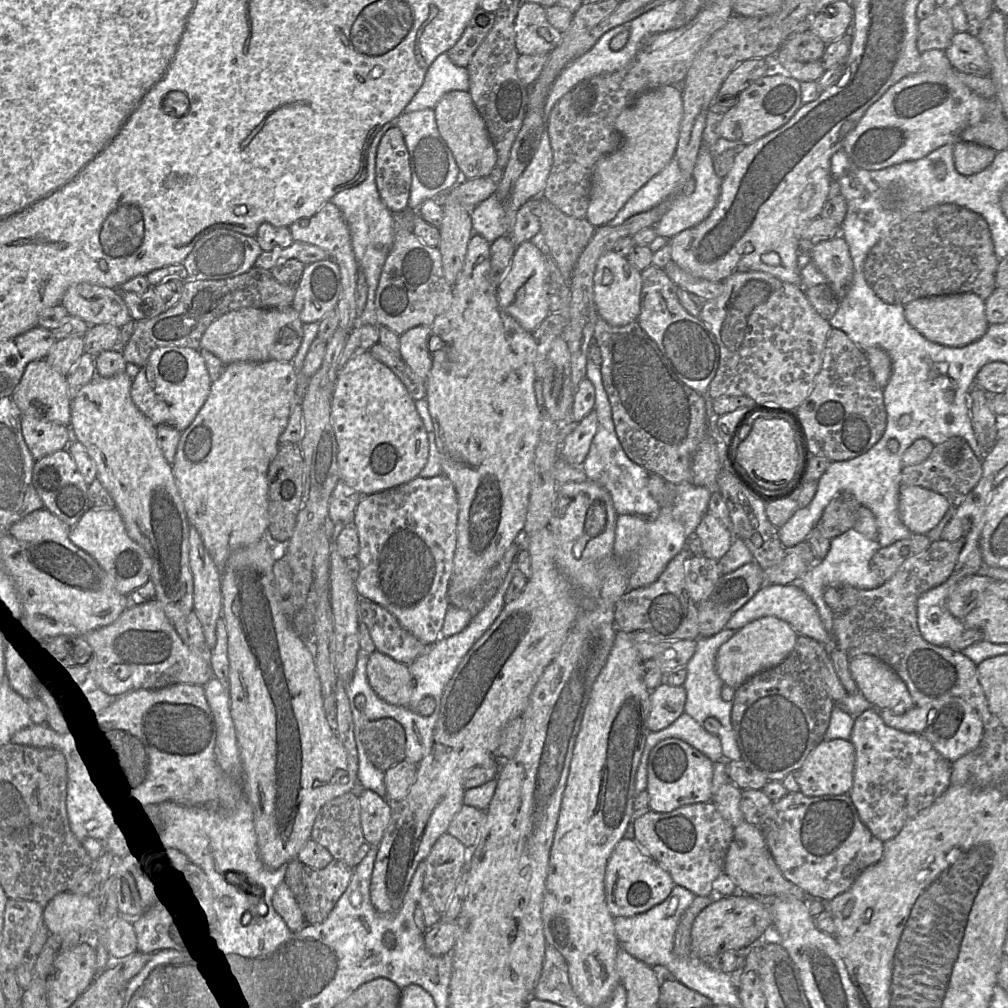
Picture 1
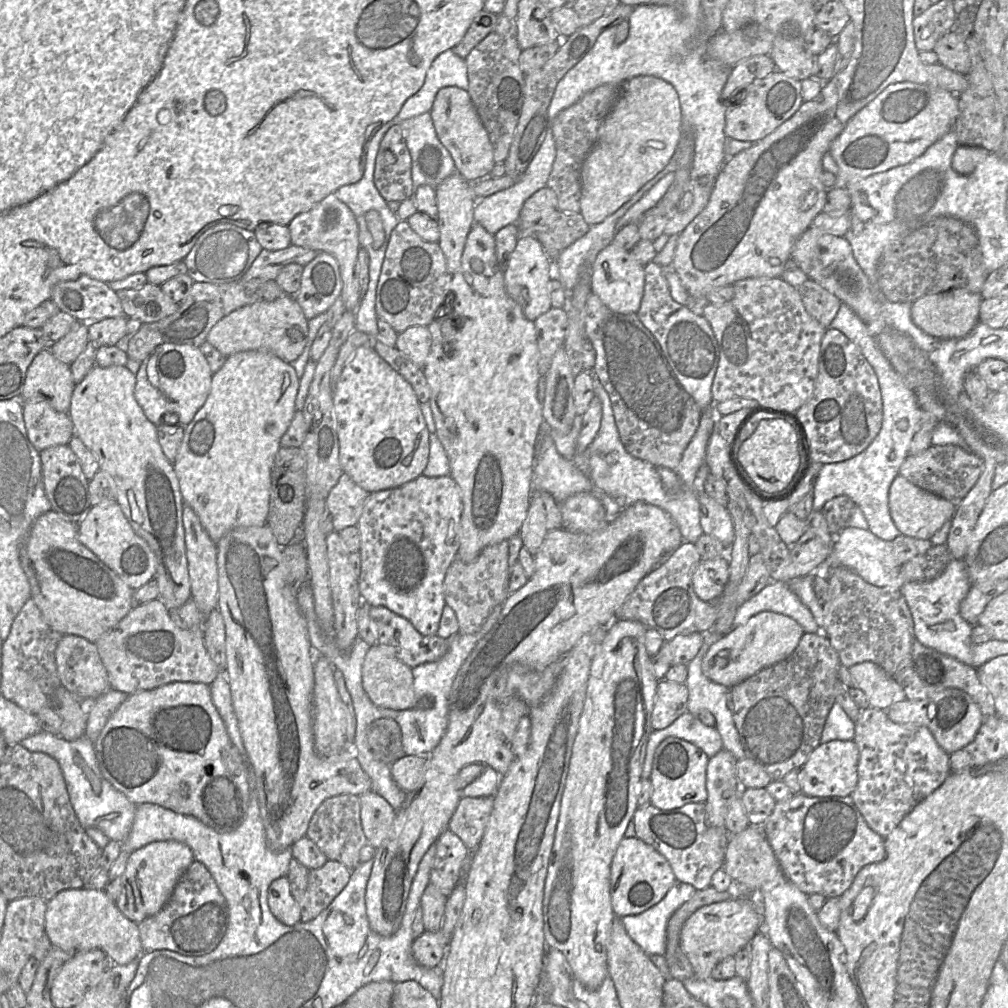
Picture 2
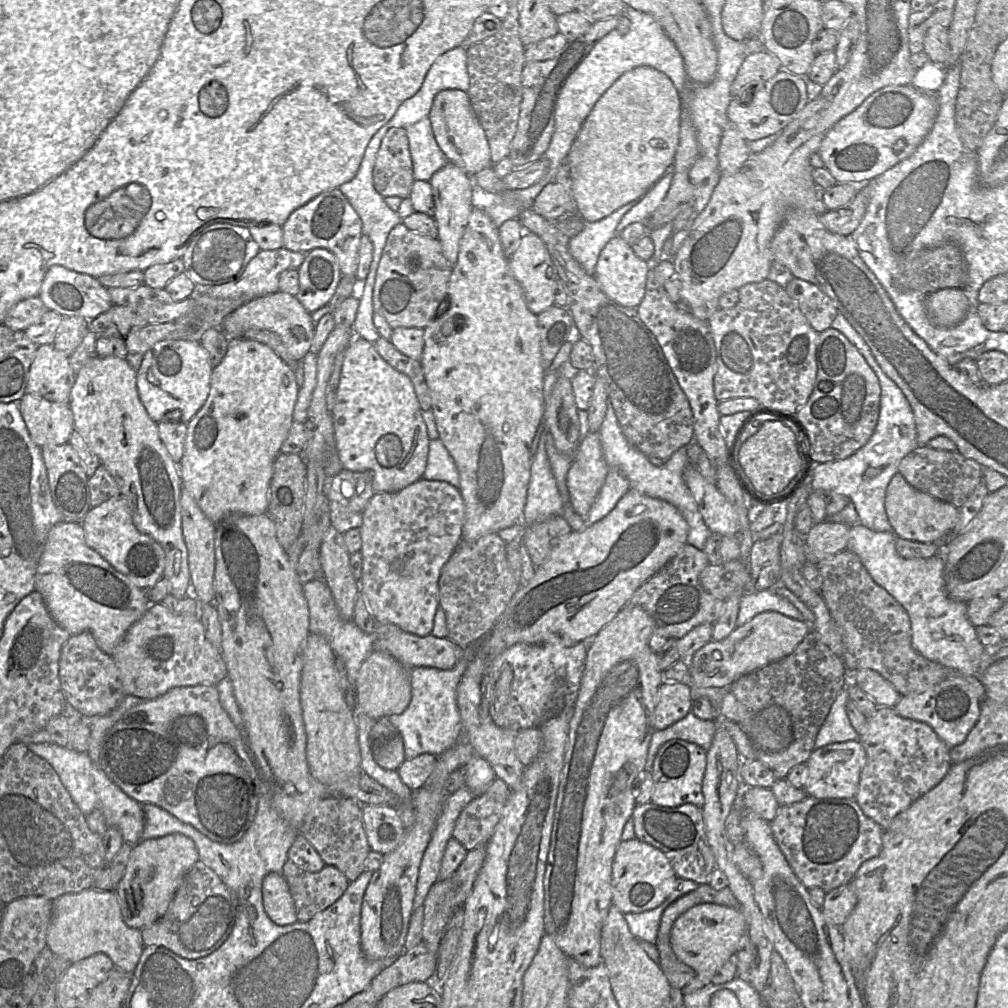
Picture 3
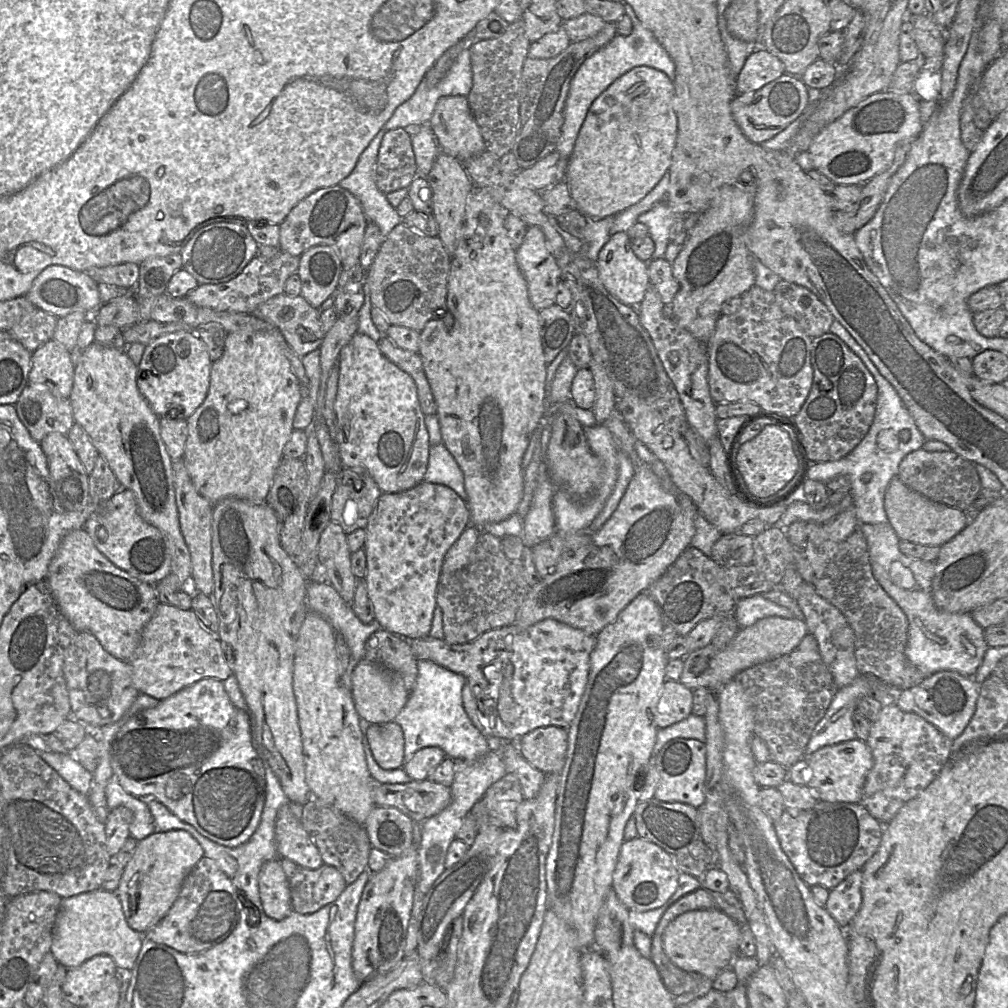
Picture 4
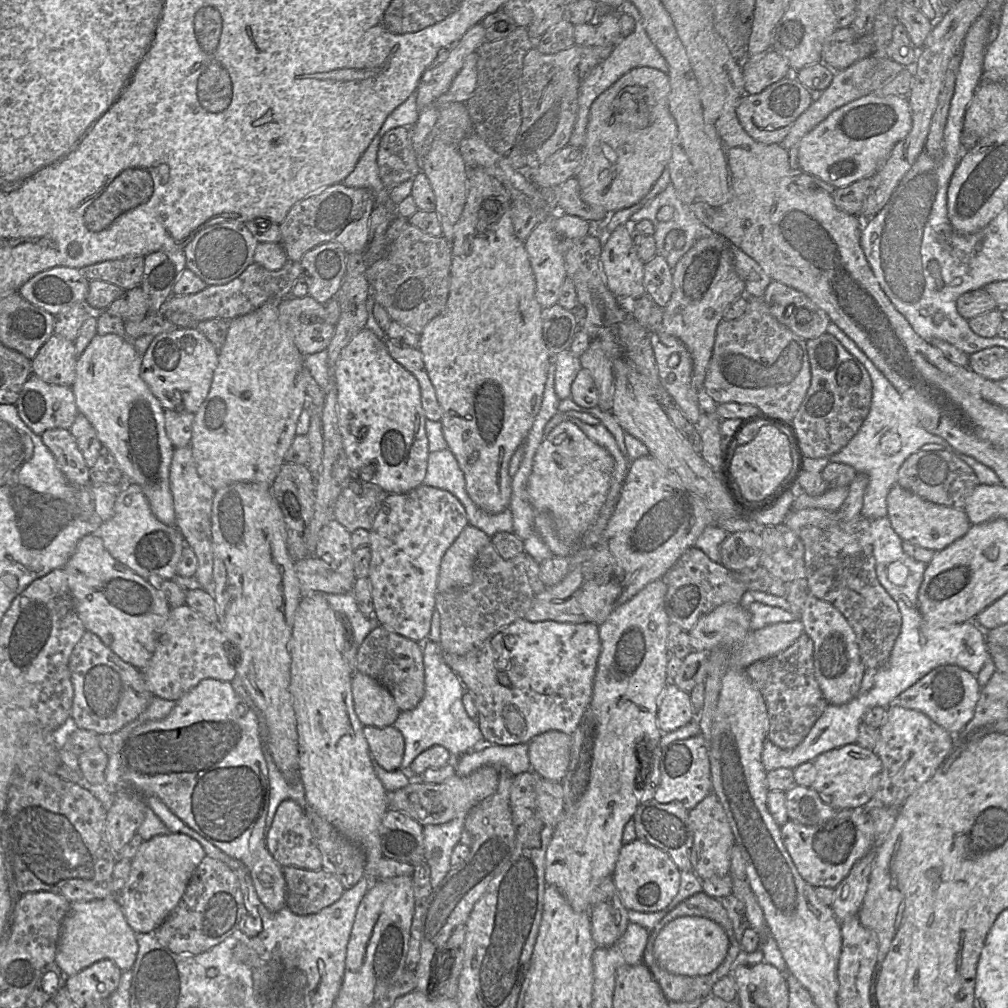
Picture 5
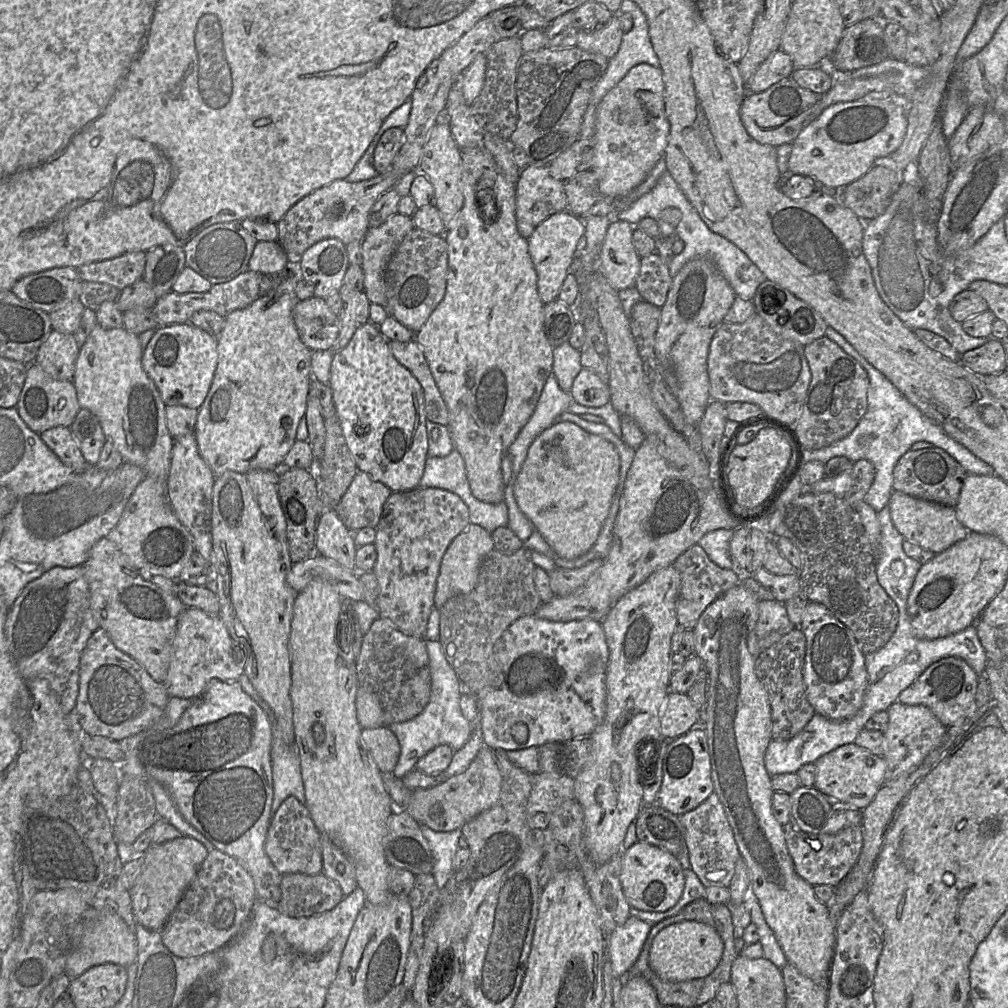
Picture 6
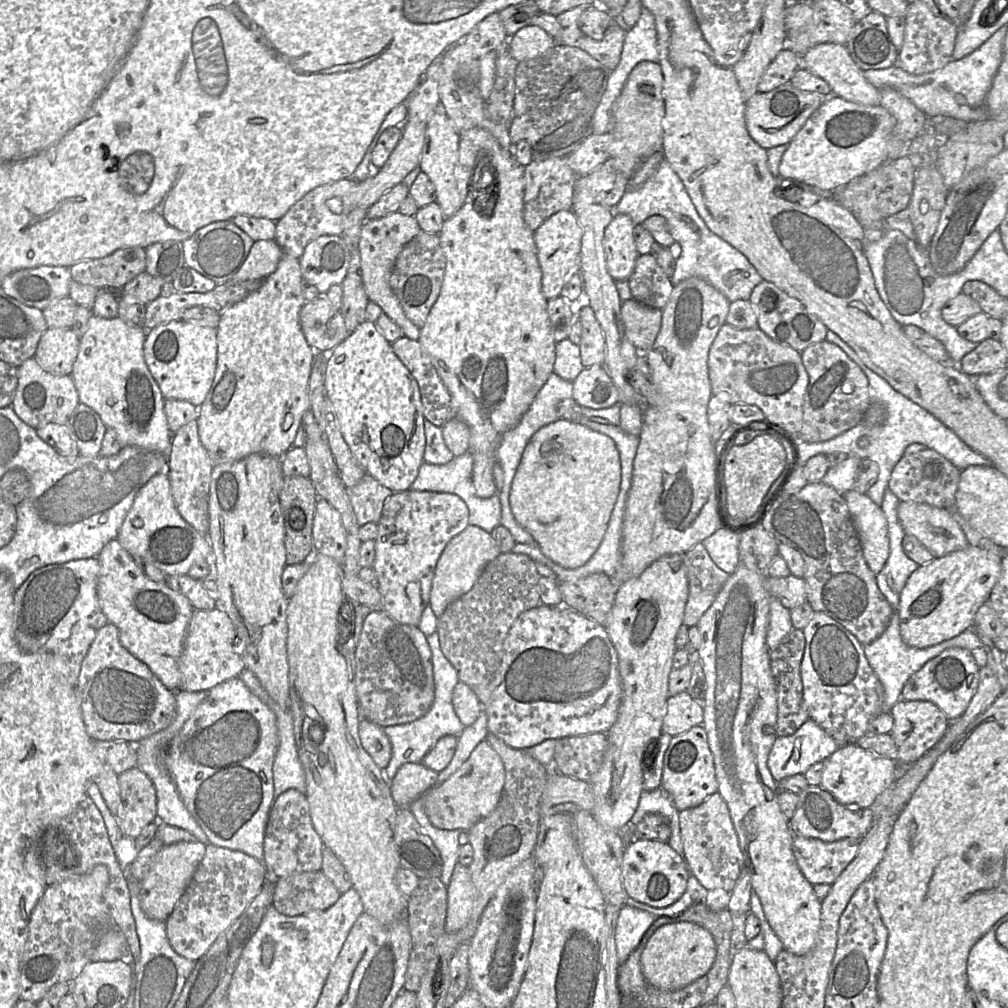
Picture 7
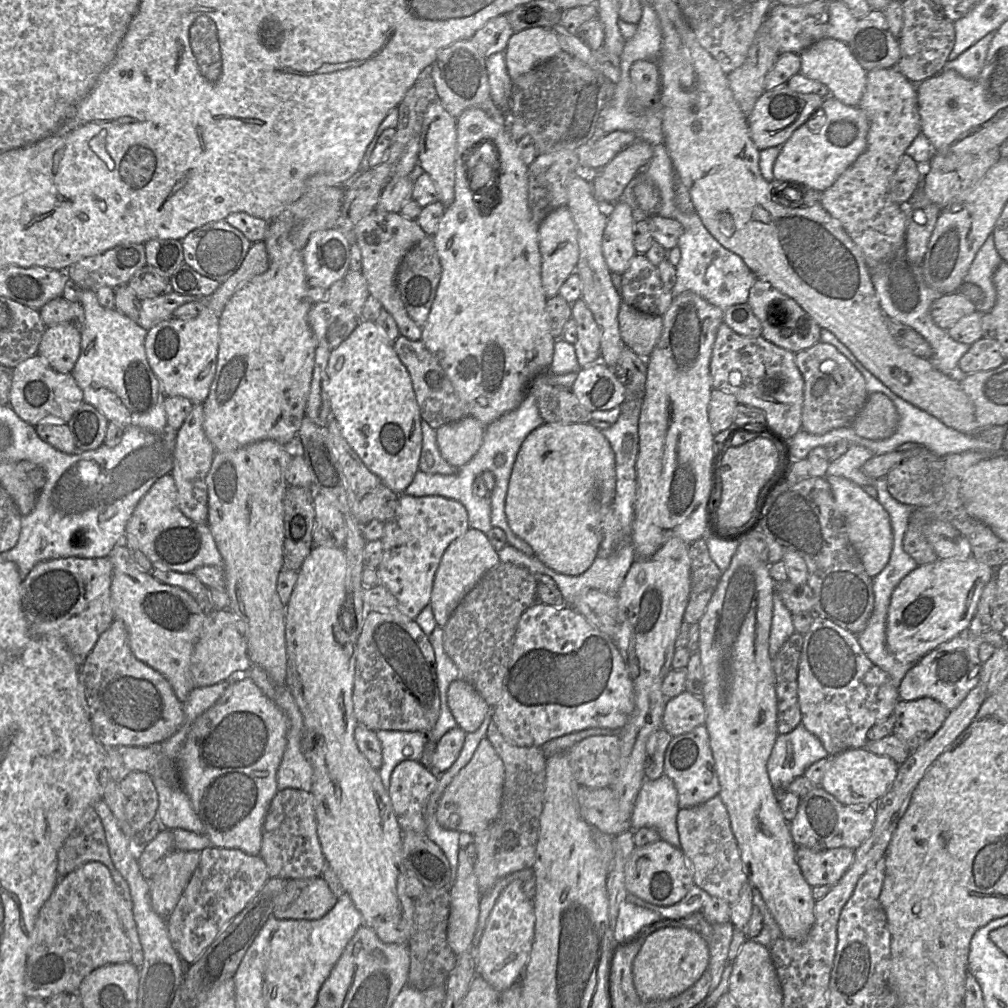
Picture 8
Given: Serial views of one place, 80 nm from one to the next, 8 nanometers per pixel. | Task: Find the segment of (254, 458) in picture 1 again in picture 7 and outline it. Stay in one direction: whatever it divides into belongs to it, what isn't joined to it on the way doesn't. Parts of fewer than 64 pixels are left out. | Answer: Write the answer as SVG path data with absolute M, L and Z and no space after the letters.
M283 254L276 270L263 280L261 287L244 300L228 307L220 314L217 328L217 368L214 380L205 401L199 407L198 430L202 445L207 450L214 465L239 461L253 453L266 453L275 457L283 454L293 446L298 428L303 425L303 412L308 402L308 380L311 373L315 351L307 343L302 332L299 311L305 300L301 289L302 274L299 259Z

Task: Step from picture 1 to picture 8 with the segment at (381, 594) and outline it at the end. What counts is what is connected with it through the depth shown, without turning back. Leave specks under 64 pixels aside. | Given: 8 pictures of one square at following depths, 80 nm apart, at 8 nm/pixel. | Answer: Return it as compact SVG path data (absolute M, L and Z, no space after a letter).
M399 494L392 518L384 523L380 539L383 554L377 568L380 583L397 600L397 612L415 619L430 604L435 574L443 554L469 528L468 512L456 500L437 495L414 497Z

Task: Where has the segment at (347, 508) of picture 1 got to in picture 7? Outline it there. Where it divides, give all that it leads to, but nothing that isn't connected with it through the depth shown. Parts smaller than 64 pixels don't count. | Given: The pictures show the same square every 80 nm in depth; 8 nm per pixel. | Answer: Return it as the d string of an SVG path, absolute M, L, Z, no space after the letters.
M365 474L353 487L348 489L350 502L359 526L368 522L378 523L384 501L394 493L371 475Z

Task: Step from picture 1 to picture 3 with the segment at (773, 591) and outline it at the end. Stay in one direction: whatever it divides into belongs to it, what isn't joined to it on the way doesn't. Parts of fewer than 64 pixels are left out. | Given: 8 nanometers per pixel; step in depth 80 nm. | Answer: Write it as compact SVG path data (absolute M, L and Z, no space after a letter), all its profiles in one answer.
M766 589L742 596L736 626L743 626L757 614L766 611L779 612L793 619L805 621L801 612L791 602L771 589Z

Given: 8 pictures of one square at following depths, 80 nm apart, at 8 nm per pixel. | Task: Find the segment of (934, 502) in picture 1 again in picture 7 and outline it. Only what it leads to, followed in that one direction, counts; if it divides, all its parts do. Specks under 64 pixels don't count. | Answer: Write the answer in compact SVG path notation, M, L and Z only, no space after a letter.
M900 501L897 514L905 534L915 536L935 558L969 546L951 509Z

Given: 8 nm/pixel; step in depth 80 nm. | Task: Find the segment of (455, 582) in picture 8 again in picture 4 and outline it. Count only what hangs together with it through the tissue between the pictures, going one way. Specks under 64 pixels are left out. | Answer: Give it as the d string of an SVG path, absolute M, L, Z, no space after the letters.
M470 524L446 552L441 573L451 574L465 567L482 532L482 529Z

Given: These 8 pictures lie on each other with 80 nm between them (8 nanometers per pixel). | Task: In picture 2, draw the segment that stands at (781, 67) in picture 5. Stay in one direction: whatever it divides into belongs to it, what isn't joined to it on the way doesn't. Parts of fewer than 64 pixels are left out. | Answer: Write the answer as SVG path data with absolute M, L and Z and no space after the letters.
M770 55L749 57L731 68L721 93L721 102L728 108L739 105L744 100L745 89L755 80L767 77L776 70Z

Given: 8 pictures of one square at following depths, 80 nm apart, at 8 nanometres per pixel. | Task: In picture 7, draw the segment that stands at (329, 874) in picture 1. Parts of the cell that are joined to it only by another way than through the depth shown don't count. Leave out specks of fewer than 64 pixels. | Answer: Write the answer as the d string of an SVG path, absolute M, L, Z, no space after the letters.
M320 871L294 873L274 884L273 906L286 916L299 916L332 907L341 893Z

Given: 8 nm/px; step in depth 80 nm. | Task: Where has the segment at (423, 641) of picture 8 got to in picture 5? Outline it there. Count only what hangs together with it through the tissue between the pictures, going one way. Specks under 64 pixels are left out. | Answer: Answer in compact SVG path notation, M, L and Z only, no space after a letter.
M378 624L358 647L356 671L373 678L385 687L400 712L412 710L424 695L423 644Z

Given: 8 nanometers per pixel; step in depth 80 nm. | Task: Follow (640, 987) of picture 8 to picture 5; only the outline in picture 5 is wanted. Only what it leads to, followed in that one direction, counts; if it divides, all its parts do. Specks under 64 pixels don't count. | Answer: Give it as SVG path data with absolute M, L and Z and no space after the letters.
M680 916L659 931L653 953L658 964L670 973L700 976L711 973L722 963L728 947L725 930L715 921L702 916Z

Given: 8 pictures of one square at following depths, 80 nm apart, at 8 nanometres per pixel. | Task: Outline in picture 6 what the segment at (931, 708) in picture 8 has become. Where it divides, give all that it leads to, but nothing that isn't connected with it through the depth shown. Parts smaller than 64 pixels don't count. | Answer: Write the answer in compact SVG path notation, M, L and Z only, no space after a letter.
M896 701L887 712L889 721L883 732L885 753L882 756L887 763L885 783L920 765L932 750L941 745L947 732L947 727L924 705L906 705Z

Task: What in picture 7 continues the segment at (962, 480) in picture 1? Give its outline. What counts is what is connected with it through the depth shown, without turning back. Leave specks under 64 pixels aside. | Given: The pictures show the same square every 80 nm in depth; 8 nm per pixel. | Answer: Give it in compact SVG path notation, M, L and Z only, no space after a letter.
M933 449L904 454L894 467L888 488L900 500L954 509L961 470Z

